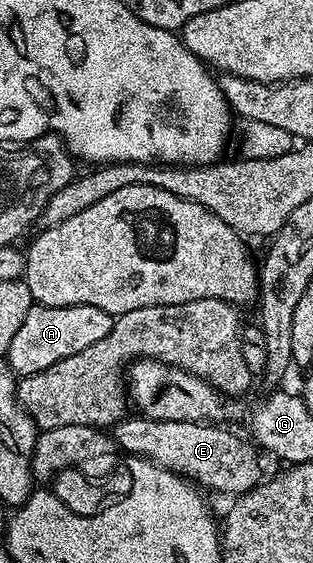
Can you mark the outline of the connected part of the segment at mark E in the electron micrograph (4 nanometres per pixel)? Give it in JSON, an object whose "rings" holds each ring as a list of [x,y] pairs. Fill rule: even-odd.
{"rings":[[[134,414],[129,418],[123,418],[118,421],[117,424],[113,425],[112,428],[112,440],[115,445],[118,444],[127,452],[127,457],[130,458],[141,458],[143,460],[151,460],[156,466],[160,466],[164,470],[169,472],[175,472],[177,476],[184,476],[188,480],[193,480],[195,484],[201,486],[203,489],[209,490],[209,488],[215,488],[218,492],[223,492],[224,495],[230,496],[229,498],[237,498],[243,496],[245,492],[250,492],[252,489],[258,487],[264,479],[264,473],[262,473],[262,468],[258,465],[258,456],[260,457],[260,452],[257,447],[249,439],[241,440],[234,432],[229,432],[228,429],[222,428],[226,426],[219,426],[214,422],[203,422],[197,424],[196,422],[168,422],[167,420],[150,420],[148,417],[141,414]]]}

